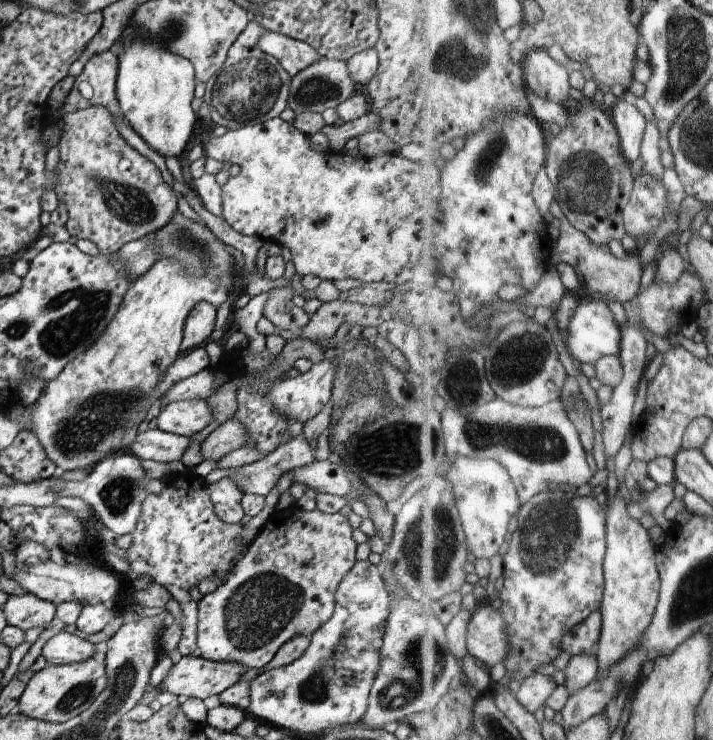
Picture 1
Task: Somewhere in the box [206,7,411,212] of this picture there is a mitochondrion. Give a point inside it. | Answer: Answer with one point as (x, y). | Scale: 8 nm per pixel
(312, 91)

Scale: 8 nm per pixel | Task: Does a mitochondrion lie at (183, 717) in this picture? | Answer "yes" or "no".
no

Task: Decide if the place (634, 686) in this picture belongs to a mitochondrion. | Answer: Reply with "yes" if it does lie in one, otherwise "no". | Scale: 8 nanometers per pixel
no

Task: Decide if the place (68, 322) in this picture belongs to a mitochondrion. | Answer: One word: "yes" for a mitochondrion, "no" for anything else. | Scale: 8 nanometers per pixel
yes

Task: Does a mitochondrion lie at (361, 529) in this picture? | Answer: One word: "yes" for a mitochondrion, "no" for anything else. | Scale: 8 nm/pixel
no

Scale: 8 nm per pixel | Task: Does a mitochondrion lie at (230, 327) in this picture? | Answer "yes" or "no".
no

